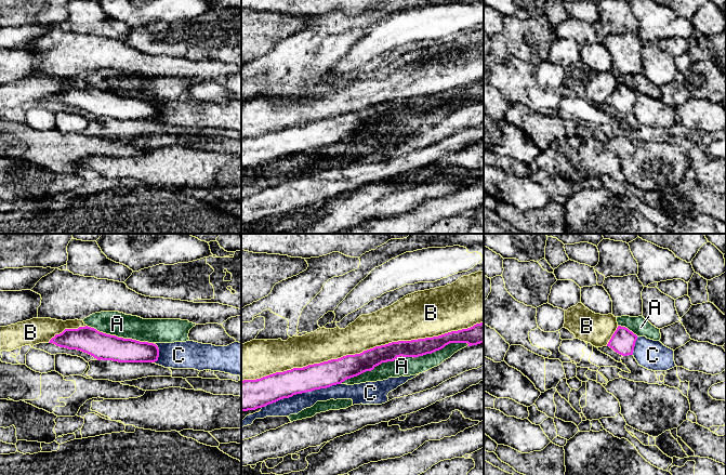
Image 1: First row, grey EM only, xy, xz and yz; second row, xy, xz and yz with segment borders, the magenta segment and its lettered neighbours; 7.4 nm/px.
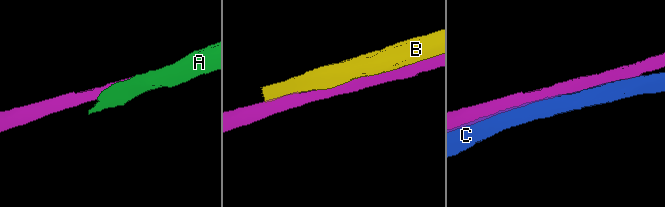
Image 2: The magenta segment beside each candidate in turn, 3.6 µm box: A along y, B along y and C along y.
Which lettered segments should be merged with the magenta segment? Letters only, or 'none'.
none

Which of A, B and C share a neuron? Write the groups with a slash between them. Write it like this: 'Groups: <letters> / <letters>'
Groups: A / B / C

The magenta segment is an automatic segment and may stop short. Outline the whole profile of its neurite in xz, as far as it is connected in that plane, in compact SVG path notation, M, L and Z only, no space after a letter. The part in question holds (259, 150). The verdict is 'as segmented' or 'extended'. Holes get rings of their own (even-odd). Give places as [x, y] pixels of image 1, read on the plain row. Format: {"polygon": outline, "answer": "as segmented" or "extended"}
{"polygon": "M484 79L471 85L438 94L392 100L320 121L276 130L256 137L241 138L241 170L255 168L296 151L327 146L347 136L373 128L397 115L419 115L432 111L450 101L484 101Z", "answer": "as segmented"}

